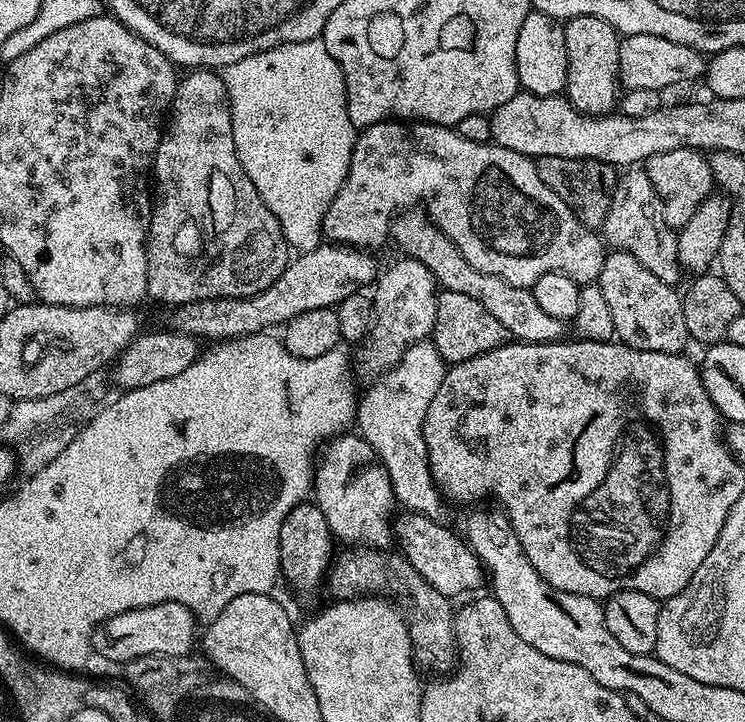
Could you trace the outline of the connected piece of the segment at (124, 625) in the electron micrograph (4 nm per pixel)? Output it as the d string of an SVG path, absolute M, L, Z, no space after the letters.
M162 602L154 606L146 606L138 610L126 610L122 614L114 614L105 624L97 626L96 631L92 633L92 647L95 655L101 656L104 660L109 660L112 664L123 666L131 662L134 658L143 656L167 656L169 658L181 658L192 647L198 644L198 628L196 632L198 618L193 612L174 602Z

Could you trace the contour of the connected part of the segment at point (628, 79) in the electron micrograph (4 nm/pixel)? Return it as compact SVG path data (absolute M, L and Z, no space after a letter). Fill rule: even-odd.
M634 34L624 36L618 50L618 70L621 89L632 92L656 92L659 88L672 88L675 84L684 84L687 80L696 80L705 75L706 56L697 48L686 46L682 42L670 42L665 36L654 34Z

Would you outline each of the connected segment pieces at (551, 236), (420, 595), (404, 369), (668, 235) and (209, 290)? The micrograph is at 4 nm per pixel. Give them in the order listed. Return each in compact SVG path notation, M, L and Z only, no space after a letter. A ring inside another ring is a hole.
M384 120L380 124L372 124L370 127L363 129L356 138L348 177L344 180L344 184L338 190L334 202L328 207L324 215L323 235L333 244L343 244L349 248L359 248L361 250L377 250L376 248L382 247L384 243L389 243L392 222L401 209L405 207L403 204L407 200L421 200L422 203L428 204L429 213L427 212L427 215L432 223L452 240L452 246L462 254L465 265L469 265L476 272L485 272L485 277L497 276L502 278L516 288L531 288L538 282L538 278L542 278L542 274L550 274L551 272L566 274L577 284L583 286L599 281L600 272L604 269L605 241L593 229L582 226L582 222L578 222L578 218L566 206L566 202L562 202L562 198L558 198L558 194L554 194L554 190L546 187L542 178L538 178L538 170L533 157L523 156L514 150L503 148L501 144L495 142L487 144L470 142L466 138L462 138L451 127L442 124Z
M344 548L333 557L332 565L329 568L328 575L324 582L324 588L333 595L333 599L355 599L361 595L361 592L368 594L388 588L391 593L389 595L394 599L397 608L403 614L404 621L407 624L407 632L410 634L412 647L415 651L420 651L434 660L438 660L444 664L448 660L455 659L455 607L452 608L451 599L442 595L434 586L430 586L428 582L410 562L398 552L392 550L379 550L373 548Z
M431 339L418 341L409 346L396 365L383 373L384 384L374 385L365 396L363 393L359 397L354 421L359 435L363 436L366 442L370 442L370 446L376 452L376 457L380 459L384 469L388 471L397 505L403 506L409 512L420 512L426 518L437 522L445 519L443 516L446 501L432 480L432 471L428 465L426 442L424 441L424 419L426 418L426 410L430 410L430 402L434 398L434 394L438 394L438 386L442 386L445 371L444 359L438 354L436 345L432 343Z
M632 166L625 172L628 173L625 176L623 173L617 179L616 189L612 191L612 205L606 214L602 229L603 239L615 251L638 258L638 262L642 262L642 266L646 266L646 270L650 270L650 274L654 274L662 282L679 285L682 269L678 262L677 229L662 223L660 200L656 197L647 171L643 167Z
M192 70L179 77L176 93L172 99L170 119L166 124L166 131L160 137L160 145L156 151L154 161L154 184L158 189L158 199L152 210L152 220L148 224L148 296L151 299L161 300L167 306L182 304L197 304L200 300L217 300L218 298L246 298L264 292L268 286L274 286L280 275L285 272L290 263L290 245L288 239L282 234L278 218L266 206L262 194L250 182L250 174L242 166L238 158L238 150L234 146L232 133L232 107L226 94L224 77L216 70Z

